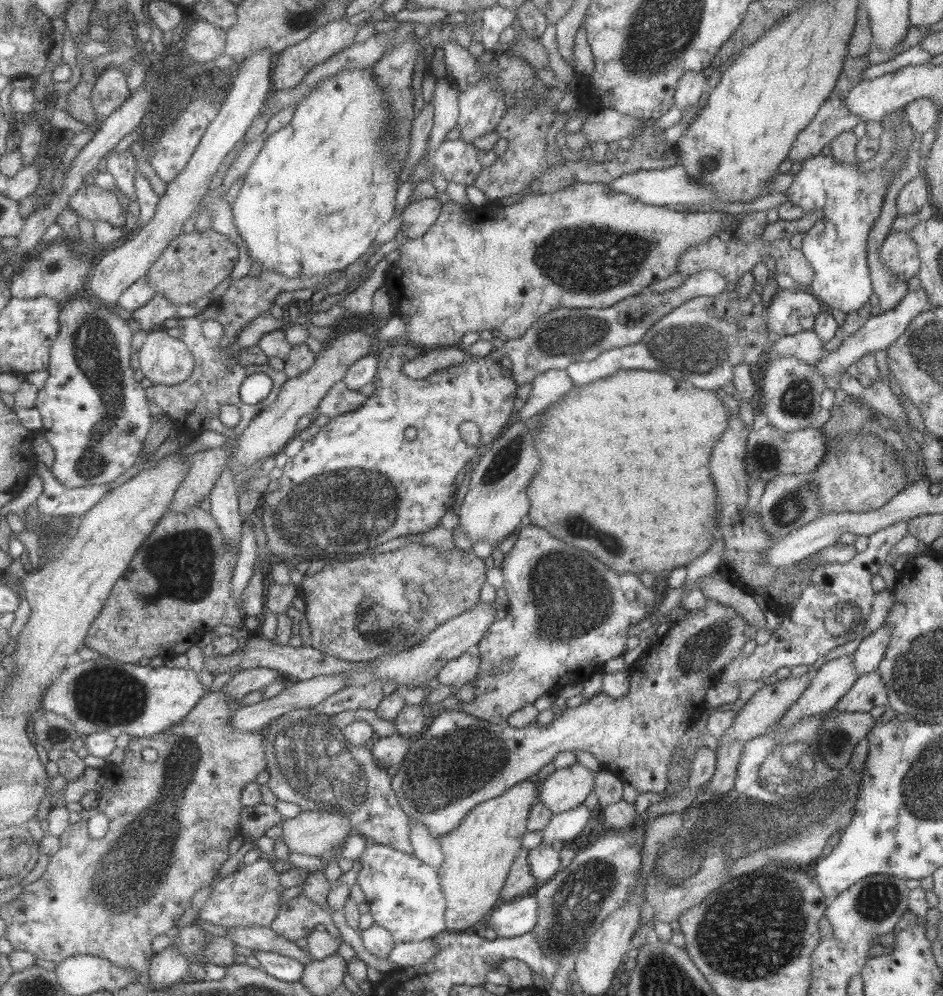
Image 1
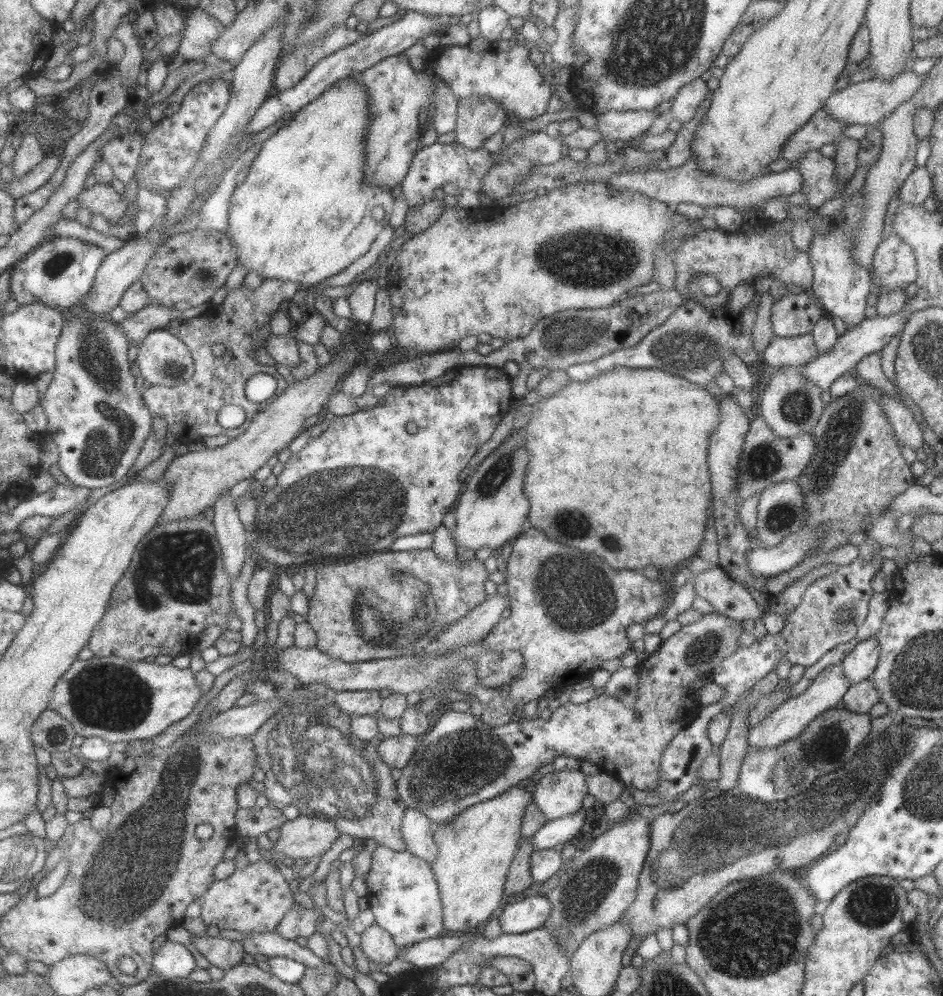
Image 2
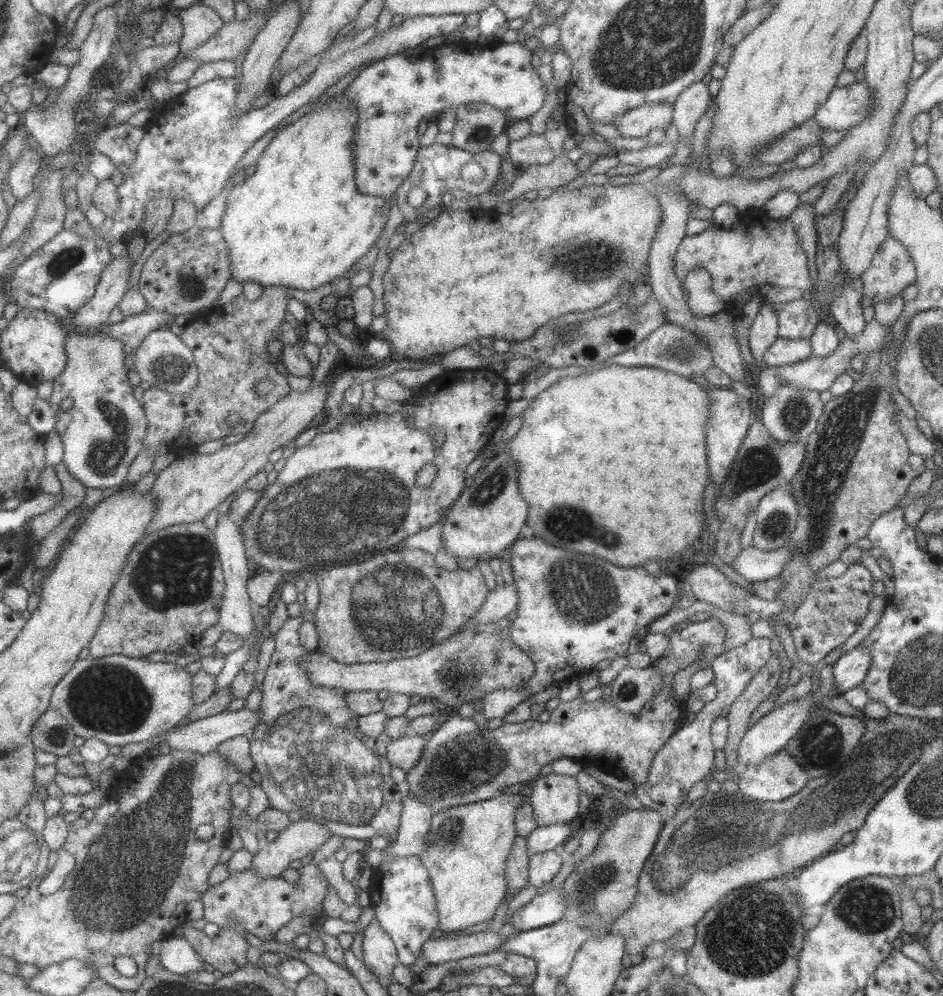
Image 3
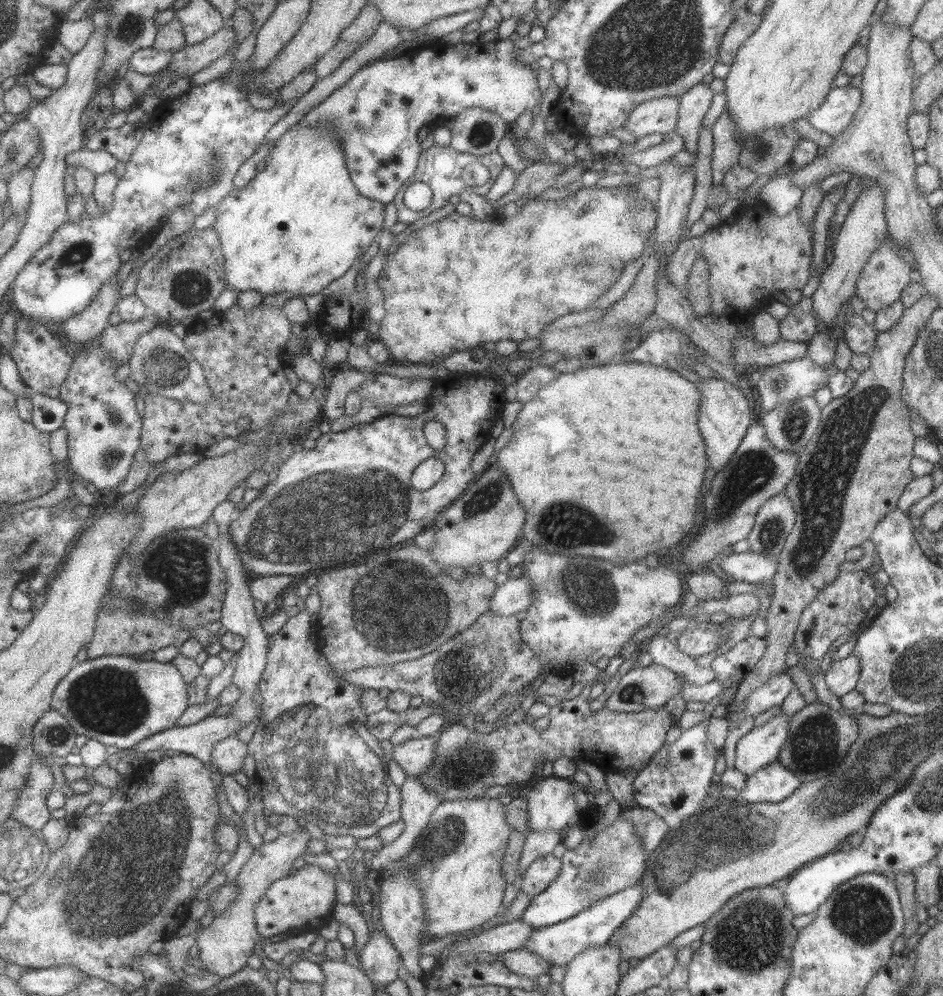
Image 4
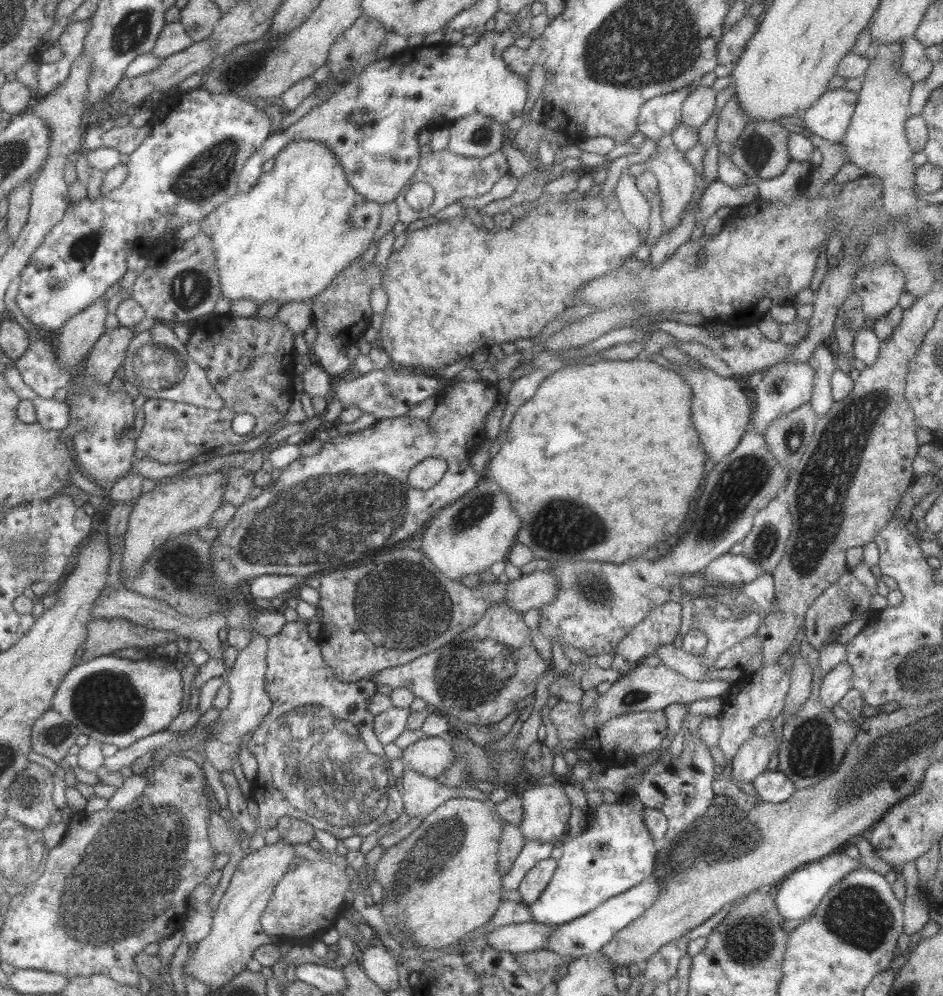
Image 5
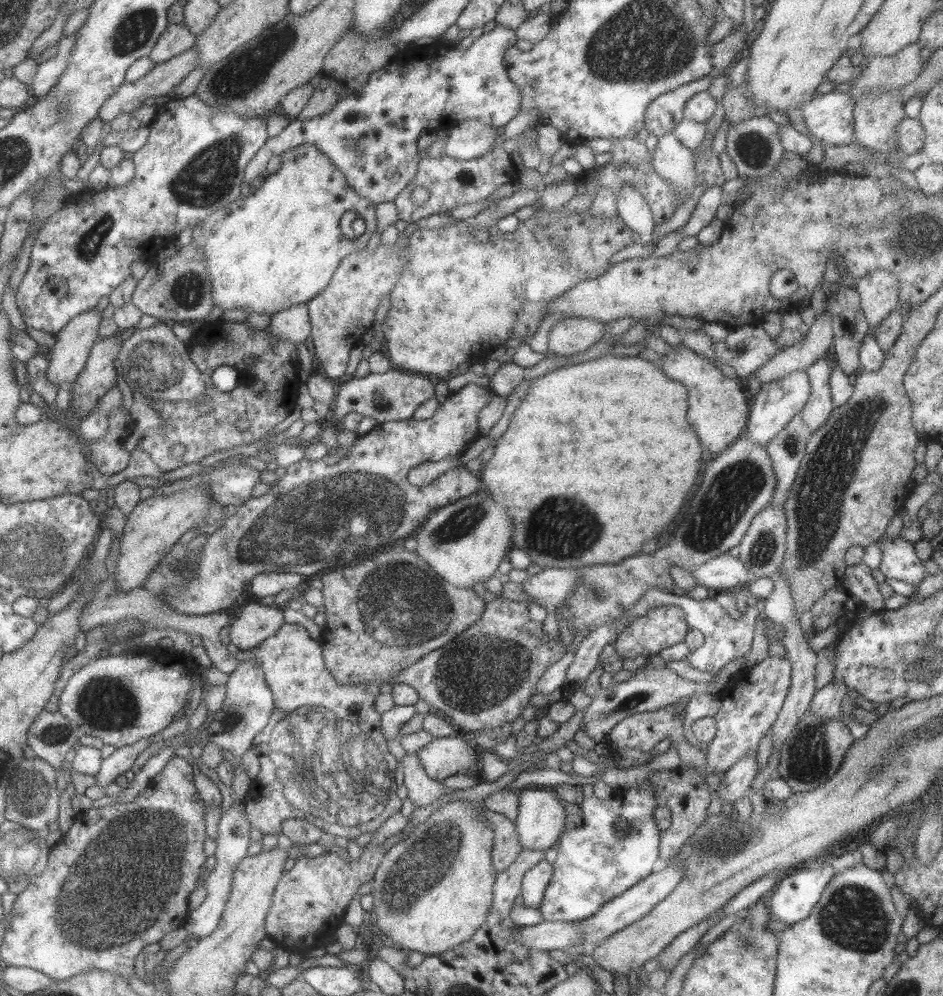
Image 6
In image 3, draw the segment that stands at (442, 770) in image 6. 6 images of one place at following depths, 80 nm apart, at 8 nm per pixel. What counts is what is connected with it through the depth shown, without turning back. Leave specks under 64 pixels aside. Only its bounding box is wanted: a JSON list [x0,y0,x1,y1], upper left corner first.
[380,735,425,772]

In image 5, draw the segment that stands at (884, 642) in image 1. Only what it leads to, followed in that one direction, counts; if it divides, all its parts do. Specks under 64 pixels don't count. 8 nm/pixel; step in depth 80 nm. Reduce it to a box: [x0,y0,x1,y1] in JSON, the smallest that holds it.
[819,661,852,708]

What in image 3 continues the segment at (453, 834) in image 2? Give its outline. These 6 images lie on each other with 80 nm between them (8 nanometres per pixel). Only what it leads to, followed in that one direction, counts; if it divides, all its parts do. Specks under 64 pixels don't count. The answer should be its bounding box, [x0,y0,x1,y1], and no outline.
[418,793,521,933]

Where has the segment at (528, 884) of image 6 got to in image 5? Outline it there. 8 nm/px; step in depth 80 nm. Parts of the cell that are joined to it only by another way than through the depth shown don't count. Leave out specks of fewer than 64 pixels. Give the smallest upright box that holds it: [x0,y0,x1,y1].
[517,857,557,904]

